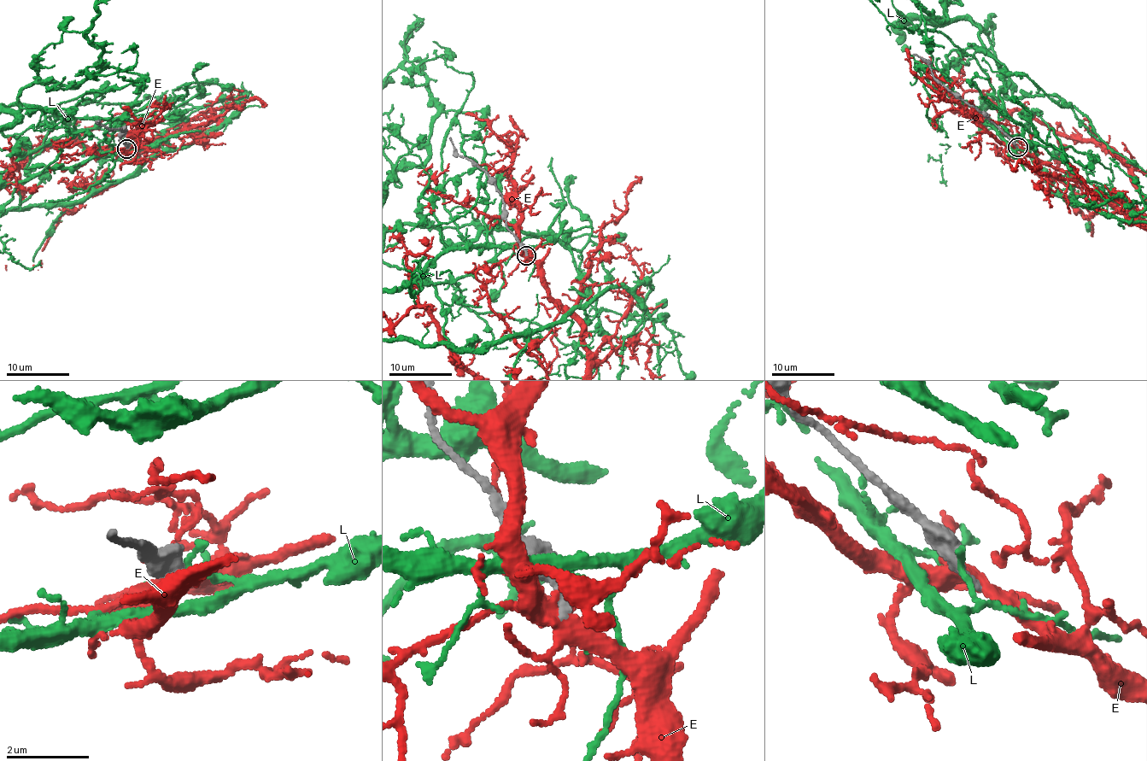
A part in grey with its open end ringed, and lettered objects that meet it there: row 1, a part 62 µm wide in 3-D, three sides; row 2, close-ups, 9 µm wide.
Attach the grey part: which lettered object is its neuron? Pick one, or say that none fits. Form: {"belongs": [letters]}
{"belongs": []}

